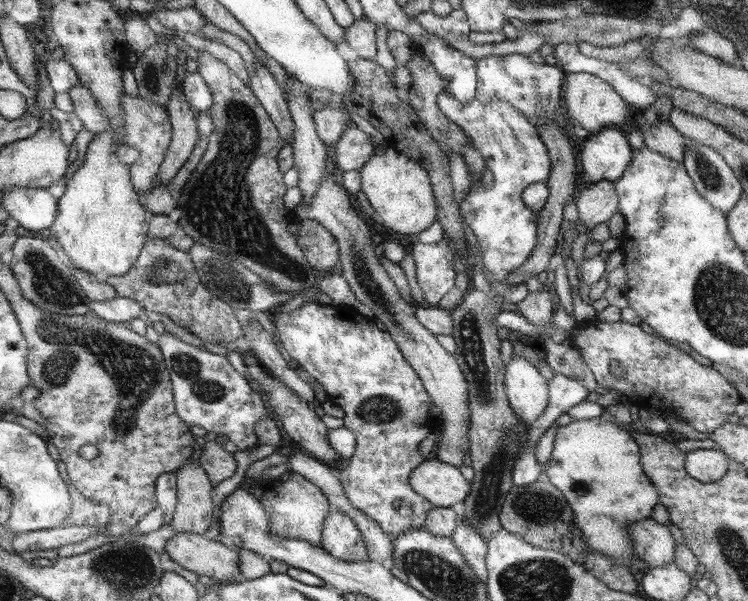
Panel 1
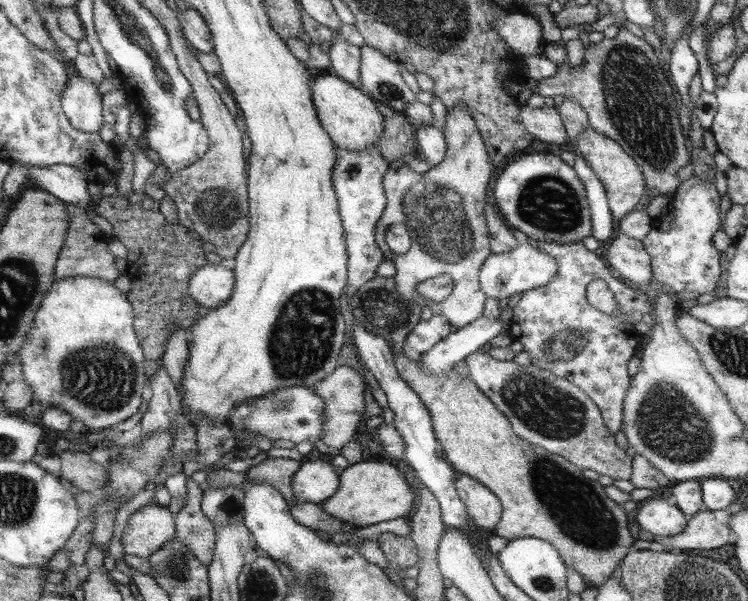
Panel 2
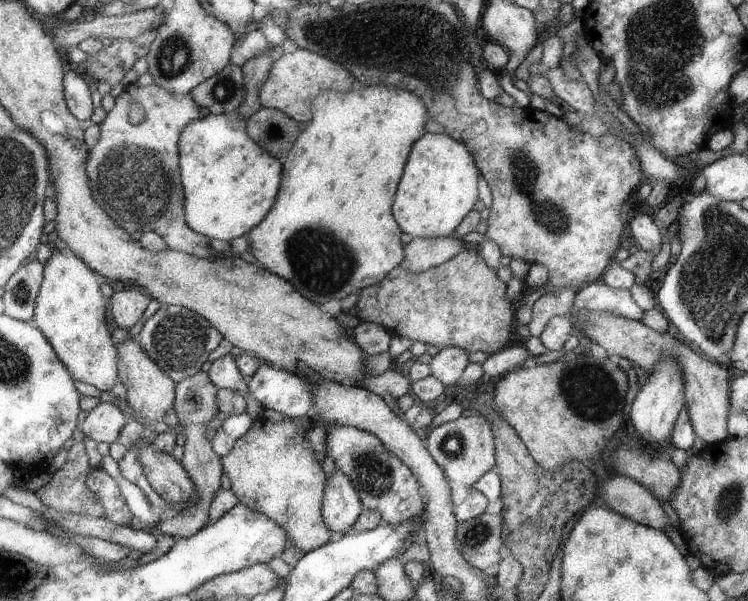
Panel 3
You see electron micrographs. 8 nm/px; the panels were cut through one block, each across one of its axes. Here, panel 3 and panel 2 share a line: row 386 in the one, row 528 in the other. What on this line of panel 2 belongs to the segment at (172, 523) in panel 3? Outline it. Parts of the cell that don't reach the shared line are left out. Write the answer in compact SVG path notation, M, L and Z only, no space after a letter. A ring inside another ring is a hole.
M187 480L187 502L175 514L175 540L203 566L209 566L215 552L215 526L201 510L201 486Z

